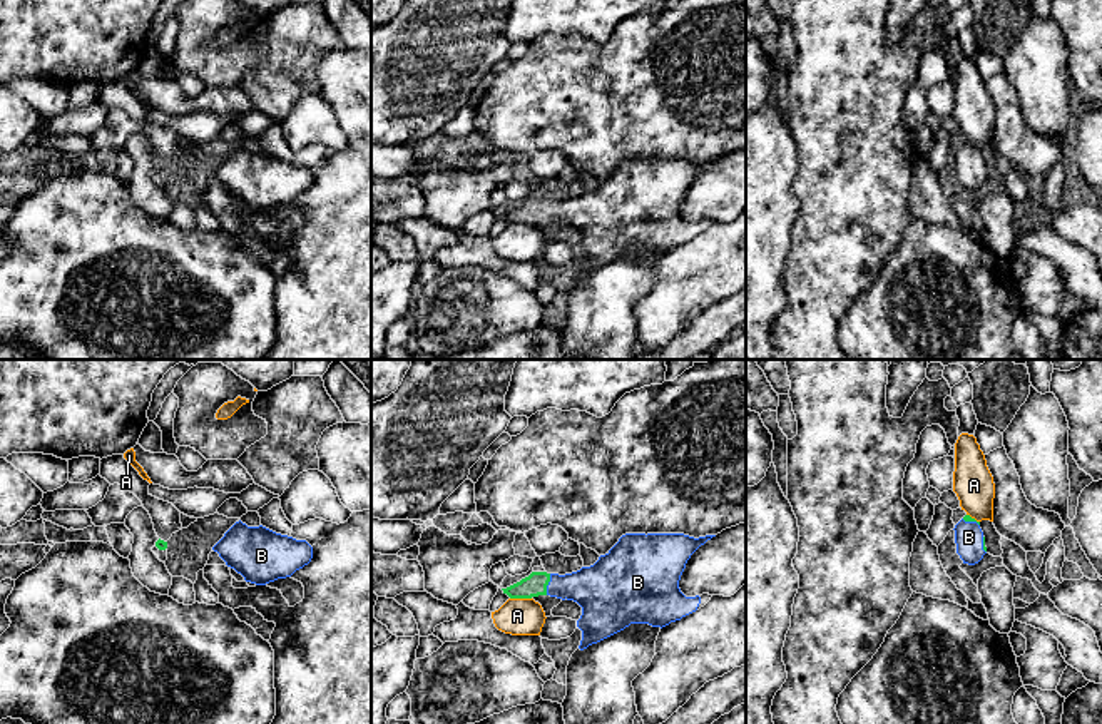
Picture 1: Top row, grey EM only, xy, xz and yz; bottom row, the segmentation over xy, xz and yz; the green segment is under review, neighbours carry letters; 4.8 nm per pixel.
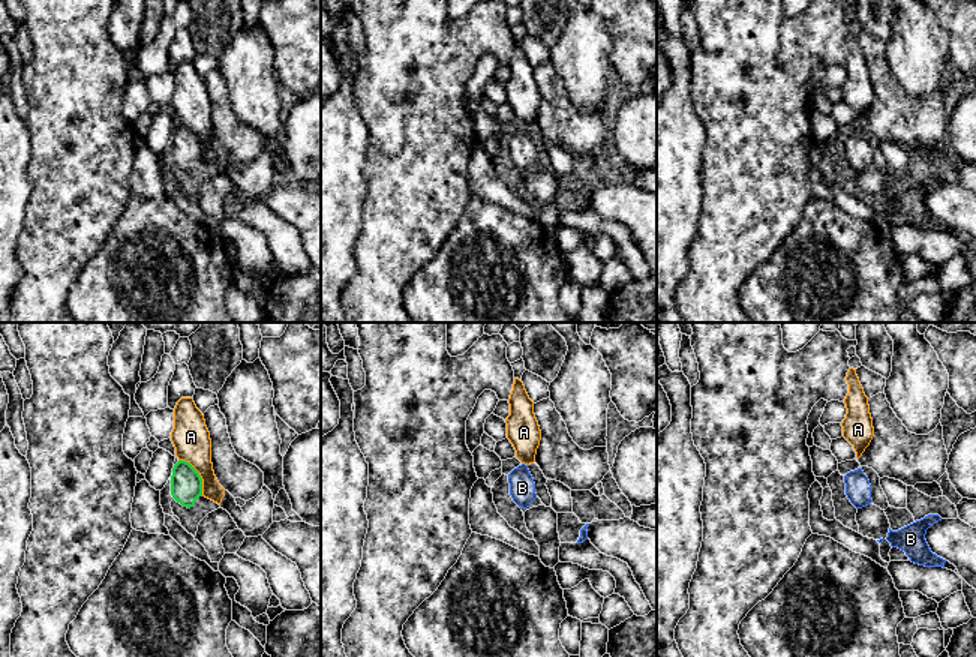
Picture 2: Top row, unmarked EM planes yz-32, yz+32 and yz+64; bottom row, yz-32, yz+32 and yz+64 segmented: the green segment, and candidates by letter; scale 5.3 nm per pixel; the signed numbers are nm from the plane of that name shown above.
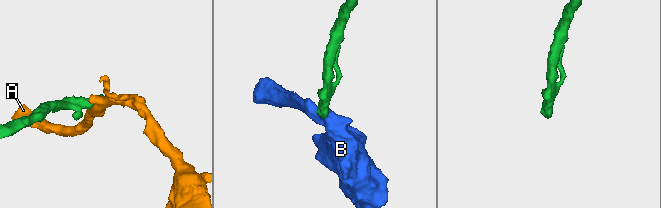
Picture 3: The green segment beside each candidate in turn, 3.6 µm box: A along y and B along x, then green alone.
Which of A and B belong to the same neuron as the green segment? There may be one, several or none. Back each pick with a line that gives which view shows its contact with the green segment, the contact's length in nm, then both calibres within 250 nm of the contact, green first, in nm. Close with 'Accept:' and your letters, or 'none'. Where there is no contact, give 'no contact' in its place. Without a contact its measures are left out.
B: contact in xz; length 110 nm; calibres 110 and 240 nm
Accept: B

